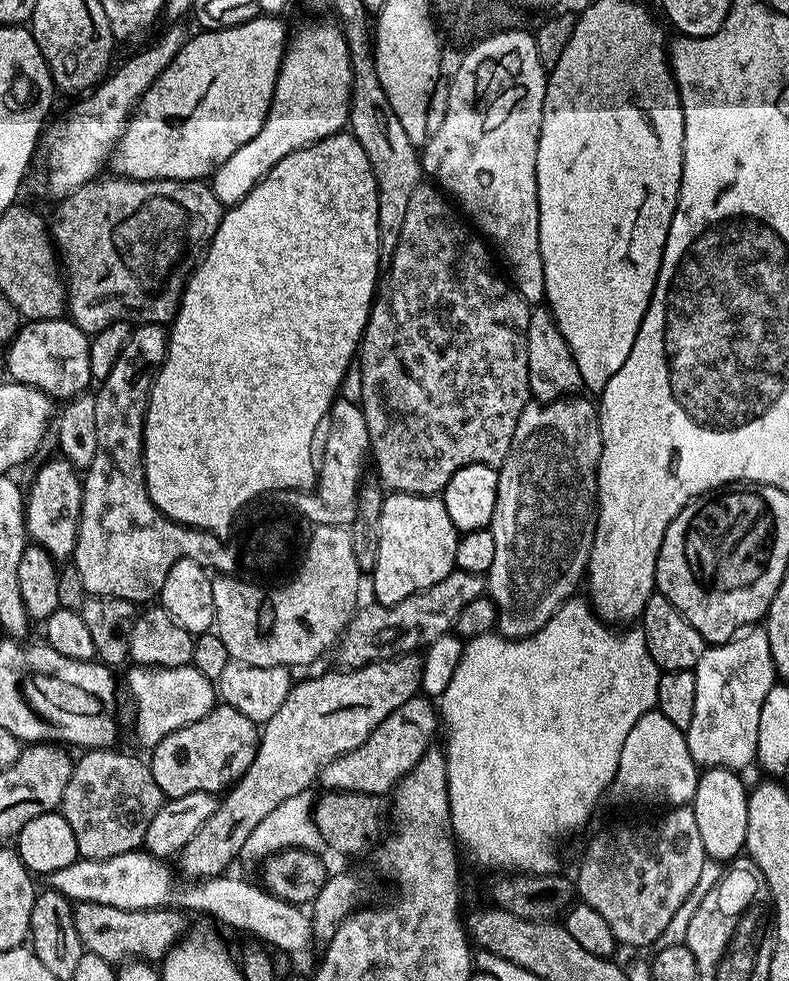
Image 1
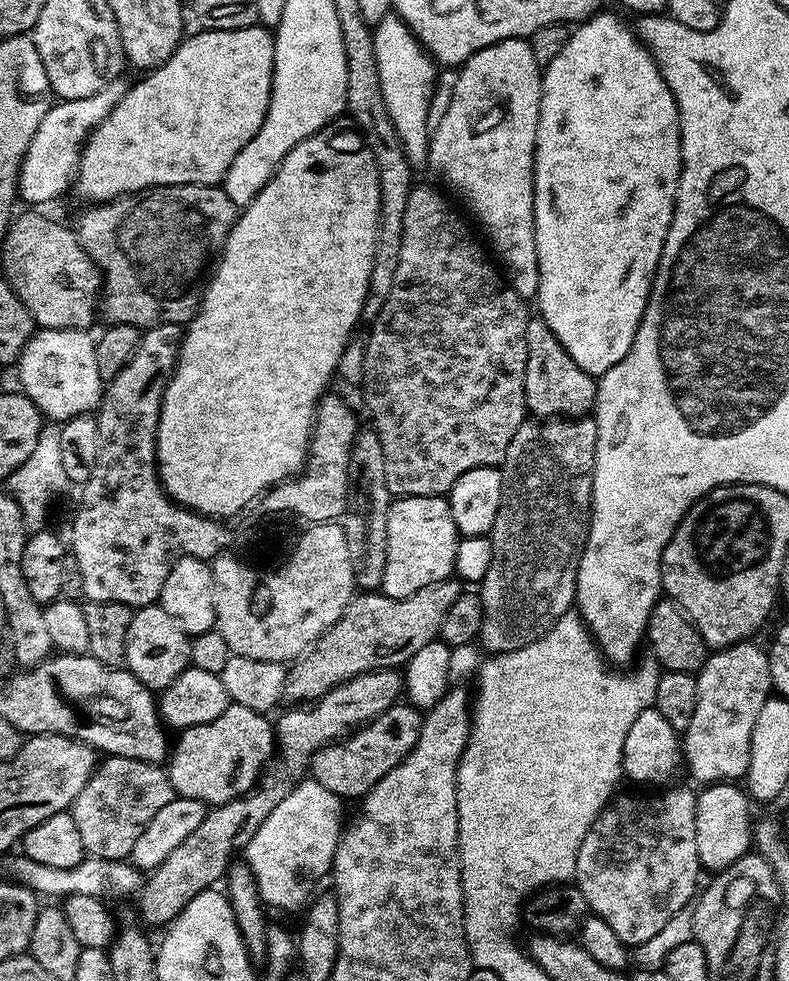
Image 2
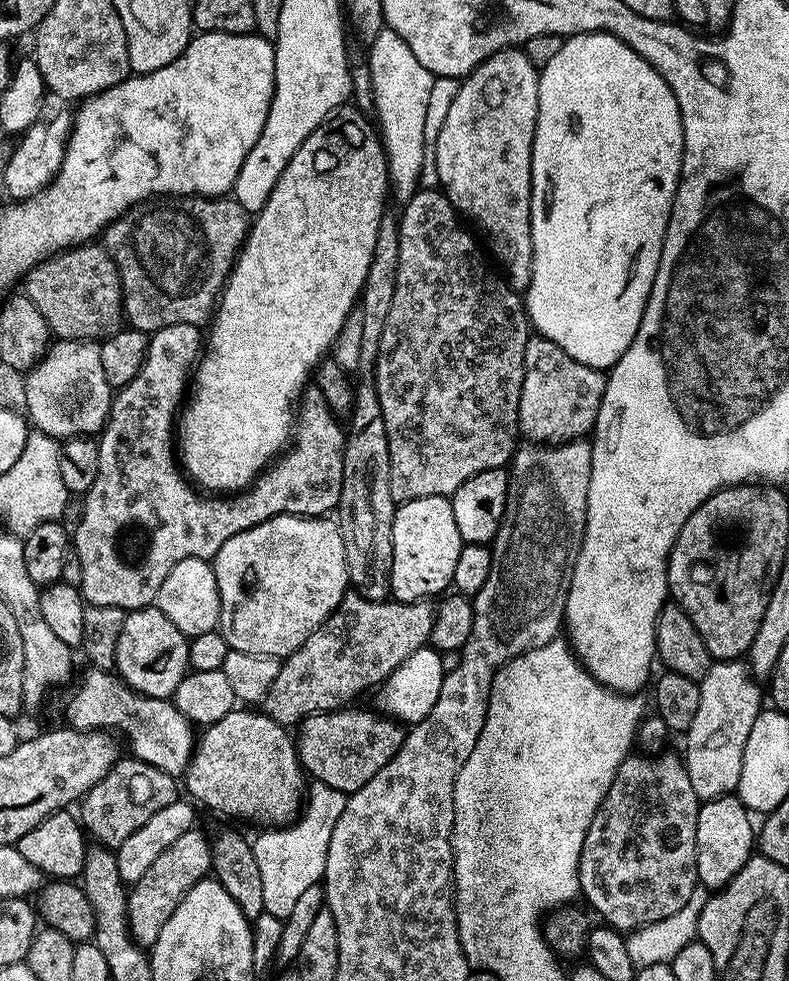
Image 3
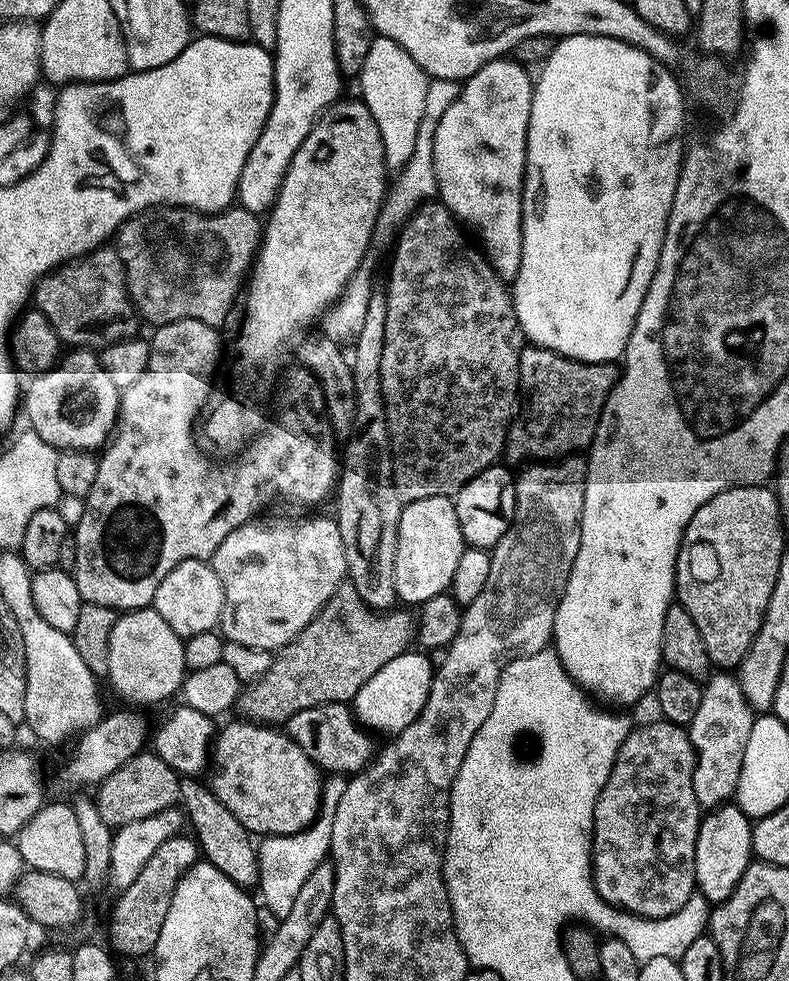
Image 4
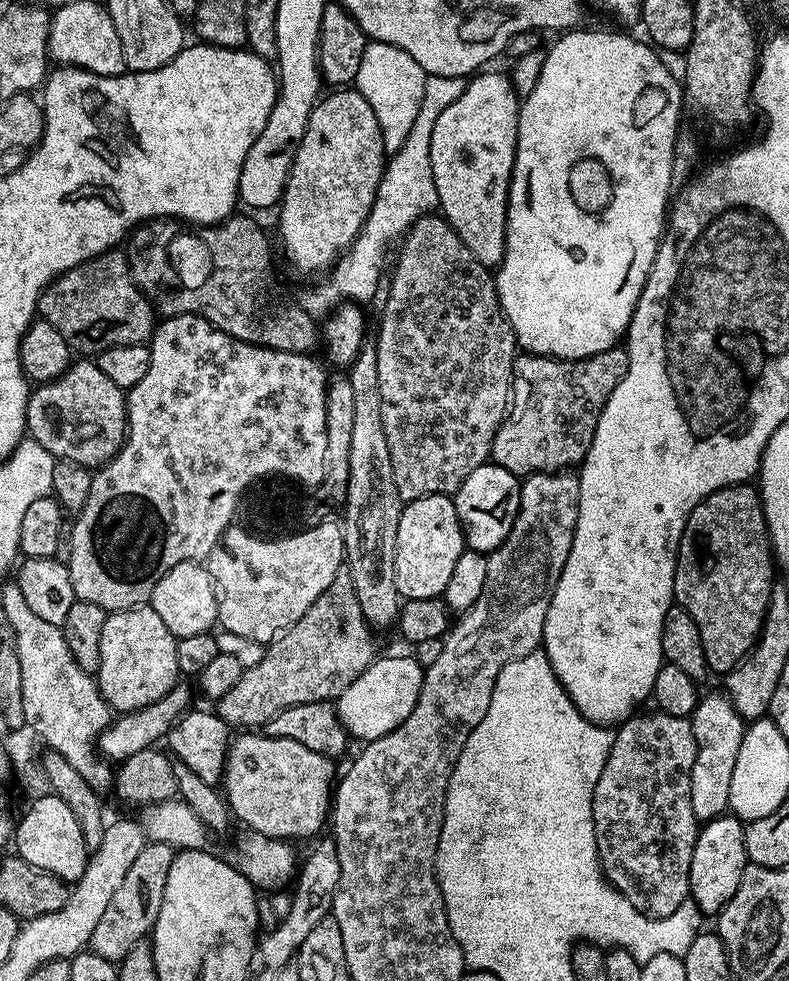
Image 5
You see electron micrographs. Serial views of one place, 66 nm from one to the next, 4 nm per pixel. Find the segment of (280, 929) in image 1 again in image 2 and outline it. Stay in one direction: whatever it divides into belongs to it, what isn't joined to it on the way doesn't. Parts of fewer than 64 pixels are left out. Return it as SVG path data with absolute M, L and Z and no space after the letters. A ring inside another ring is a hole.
M17 854L9 855L4 868L9 877L15 883L26 886L30 891L36 893L37 897L60 896L67 898L74 894L86 894L87 896L128 896L139 893L142 887L142 873L139 868L132 867L131 863L124 860L97 860L86 858L78 866L70 866L66 870L58 870L54 866L42 866L42 862L34 862L34 858Z

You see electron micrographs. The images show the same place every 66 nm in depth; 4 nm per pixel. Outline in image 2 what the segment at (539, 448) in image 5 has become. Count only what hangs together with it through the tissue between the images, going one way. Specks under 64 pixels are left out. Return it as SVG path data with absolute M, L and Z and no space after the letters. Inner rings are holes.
M539 318L528 321L526 330L526 378L523 380L524 402L527 411L536 418L580 418L593 407L597 381L570 358L558 338Z

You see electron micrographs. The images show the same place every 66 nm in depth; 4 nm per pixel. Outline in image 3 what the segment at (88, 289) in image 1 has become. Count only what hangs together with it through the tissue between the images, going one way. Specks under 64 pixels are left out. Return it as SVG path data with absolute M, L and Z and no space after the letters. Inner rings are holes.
M161 196L133 204L102 232L102 246L112 255L120 275L123 319L149 334L162 330L165 324L207 325L249 227L250 214L235 198Z

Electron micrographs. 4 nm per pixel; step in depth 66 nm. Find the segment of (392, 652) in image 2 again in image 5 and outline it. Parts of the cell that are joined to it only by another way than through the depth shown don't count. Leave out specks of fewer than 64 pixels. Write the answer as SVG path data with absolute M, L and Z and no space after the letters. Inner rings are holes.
M341 570L330 582L330 586L326 586L326 590L318 594L318 598L306 612L265 647L263 658L253 668L243 669L238 682L215 701L214 711L229 726L241 724L244 727L241 729L252 730L255 729L252 728L255 724L256 727L264 725L274 714L290 706L319 700L331 701L362 675L377 658L378 651L372 636L374 636L373 629L369 628L362 614L362 606L358 606L358 594L354 590L354 582L346 570Z

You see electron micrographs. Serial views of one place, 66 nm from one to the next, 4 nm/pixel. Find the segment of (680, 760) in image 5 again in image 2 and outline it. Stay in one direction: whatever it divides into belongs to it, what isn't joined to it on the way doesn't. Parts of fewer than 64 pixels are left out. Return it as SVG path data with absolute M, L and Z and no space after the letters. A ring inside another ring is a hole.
M665 787L661 791L665 792L661 796L654 797L653 800L639 800L636 796L617 795L590 826L590 830L586 834L586 838L582 838L582 846L578 850L576 875L574 877L576 887L582 890L589 909L595 915L600 916L602 922L609 924L614 929L614 934L618 934L618 938L622 938L622 942L629 946L639 946L642 942L654 938L658 934L658 930L662 930L662 926L666 926L666 922L670 922L670 918L674 918L674 914L678 914L682 909L693 903L698 892L696 883L700 880L702 869L700 867L700 855L698 854L698 842L696 841L696 792L693 789L672 787Z

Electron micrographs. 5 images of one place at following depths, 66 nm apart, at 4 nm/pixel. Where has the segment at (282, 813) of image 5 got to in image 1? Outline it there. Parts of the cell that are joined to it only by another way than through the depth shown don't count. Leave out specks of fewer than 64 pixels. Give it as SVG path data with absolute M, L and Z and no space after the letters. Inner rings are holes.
M217 703L204 718L170 733L151 749L154 782L168 798L195 792L223 793L246 774L259 745L258 725L228 704Z

